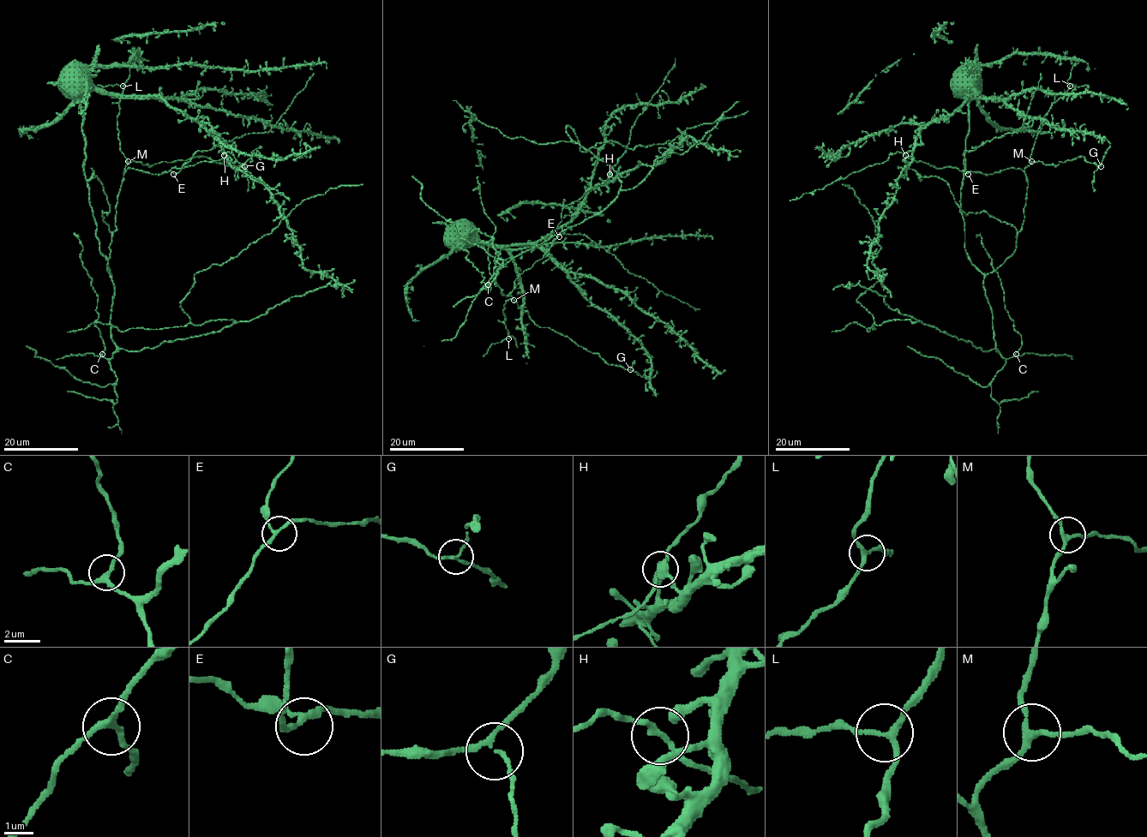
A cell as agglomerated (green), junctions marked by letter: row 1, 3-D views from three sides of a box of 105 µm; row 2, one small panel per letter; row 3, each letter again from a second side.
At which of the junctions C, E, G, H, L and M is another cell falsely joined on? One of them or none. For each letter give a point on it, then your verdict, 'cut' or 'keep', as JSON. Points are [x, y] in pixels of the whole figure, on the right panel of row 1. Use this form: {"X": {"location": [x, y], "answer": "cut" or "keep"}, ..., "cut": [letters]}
{"C": {"location": [1016, 354], "answer": "keep"}, "E": {"location": [968, 174], "answer": "keep"}, "G": {"location": [1101, 166], "answer": "keep"}, "H": {"location": [905, 155], "answer": "keep"}, "L": {"location": [1070, 86], "answer": "keep"}, "M": {"location": [1031, 161], "answer": "keep"}, "cut": []}

